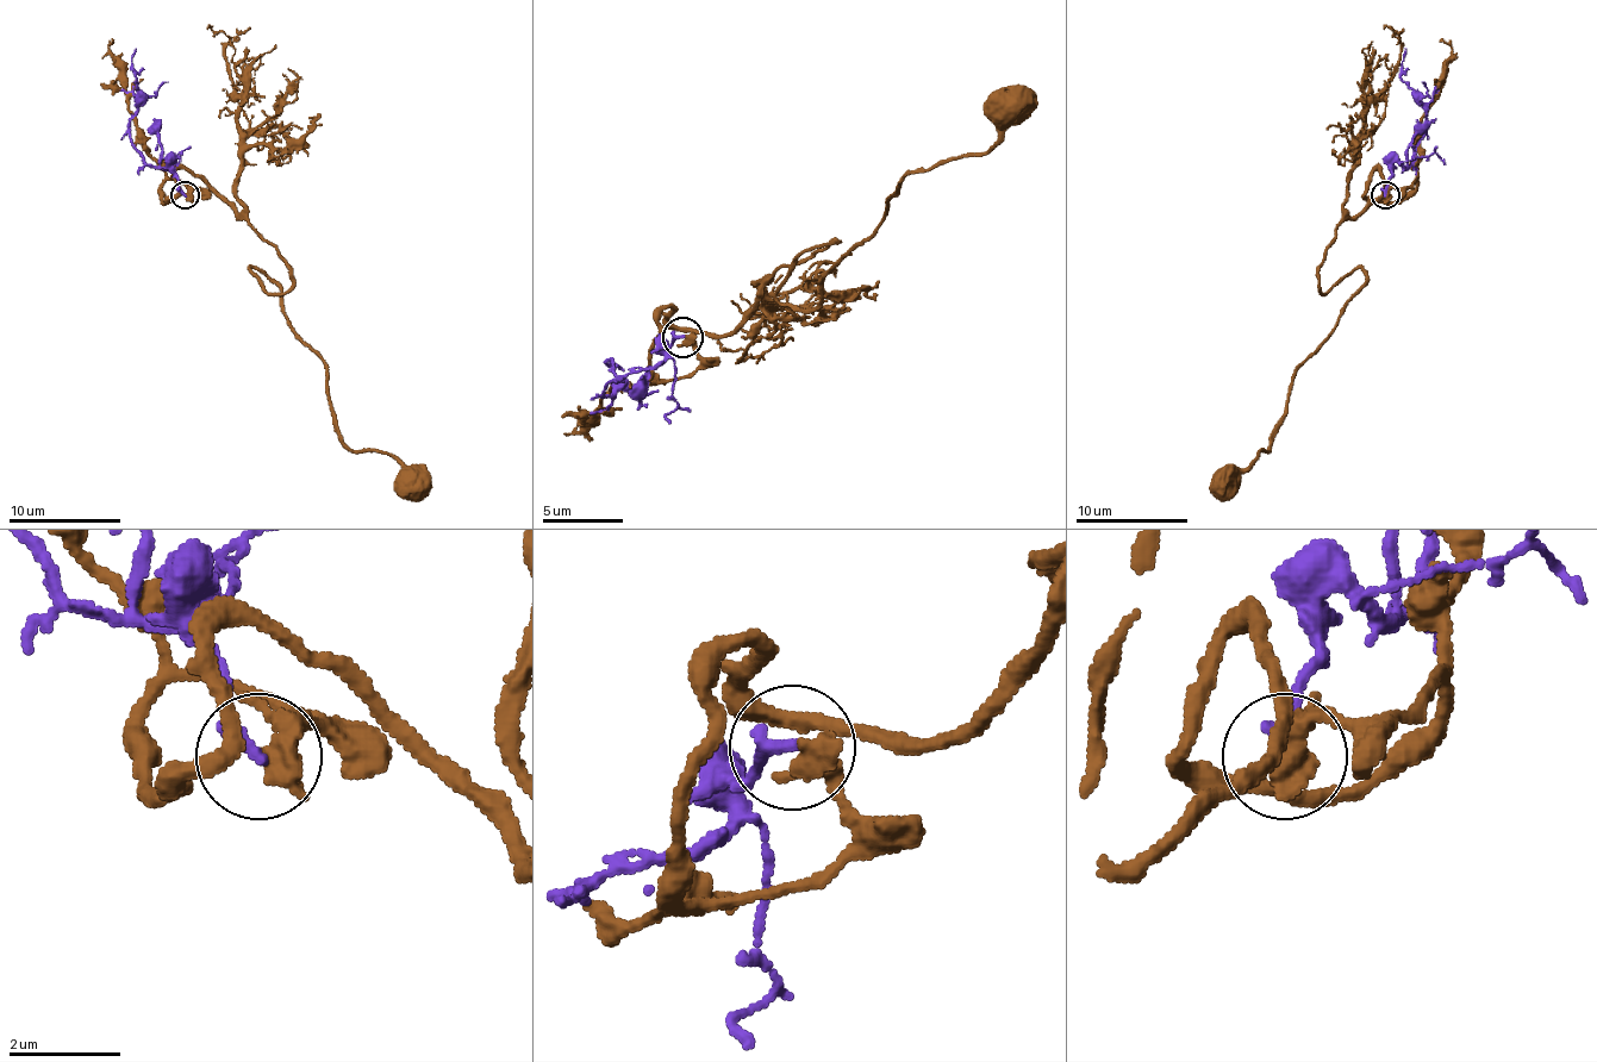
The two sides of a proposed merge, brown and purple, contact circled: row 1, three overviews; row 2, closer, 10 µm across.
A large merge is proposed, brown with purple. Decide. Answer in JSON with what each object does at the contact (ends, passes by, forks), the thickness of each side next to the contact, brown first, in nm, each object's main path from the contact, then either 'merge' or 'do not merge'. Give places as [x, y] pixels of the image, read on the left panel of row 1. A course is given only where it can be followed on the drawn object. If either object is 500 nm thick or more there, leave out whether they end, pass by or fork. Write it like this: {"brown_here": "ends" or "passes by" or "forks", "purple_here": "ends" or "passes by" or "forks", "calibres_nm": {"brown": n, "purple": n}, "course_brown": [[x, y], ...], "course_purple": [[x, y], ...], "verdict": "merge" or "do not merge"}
{"brown_here": "passes by", "purple_here": "ends", "calibres_nm": {"brown": 400, "purple": 240}, "course_brown": [[185, 195], [163, 201], [180, 168], [275, 249], [286, 291], [249, 268], [325, 366], [336, 433], [411, 483]], "course_purple": [[185, 195], [172, 162], [163, 168], [149, 164], [130, 137], [130, 118], [138, 104], [135, 48]], "verdict": "do not merge"}

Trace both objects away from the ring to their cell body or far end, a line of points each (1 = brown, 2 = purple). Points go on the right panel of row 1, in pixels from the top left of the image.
1: (1387, 195), (1415, 179), (1371, 201), (1367, 176), (1384, 191), (1320, 291), (1365, 285), (1222, 483)
2: (1384, 195), (1396, 162), (1407, 168), (1423, 137), (1423, 104), (1401, 79), (1407, 48)

